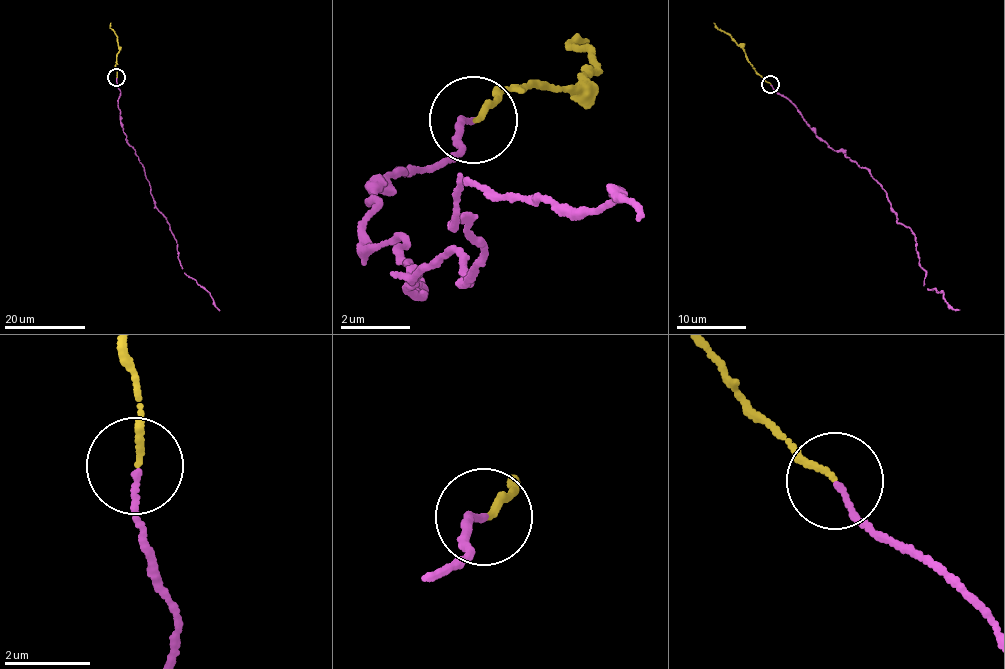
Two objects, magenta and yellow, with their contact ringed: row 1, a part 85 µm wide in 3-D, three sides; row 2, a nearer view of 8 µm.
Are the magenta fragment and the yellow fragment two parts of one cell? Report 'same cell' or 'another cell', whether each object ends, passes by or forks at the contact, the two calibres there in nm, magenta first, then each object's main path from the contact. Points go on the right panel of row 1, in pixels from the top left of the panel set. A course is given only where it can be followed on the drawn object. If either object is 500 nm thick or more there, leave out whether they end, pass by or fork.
same cell | magenta ends | yellow ends | 140/120 nm | magenta via (771, 85), (816, 136), (881, 184), (897, 223), (915, 237), (924, 286), (960, 309) | yellow via (771, 85), (757, 72), (739, 44), (714, 22)

